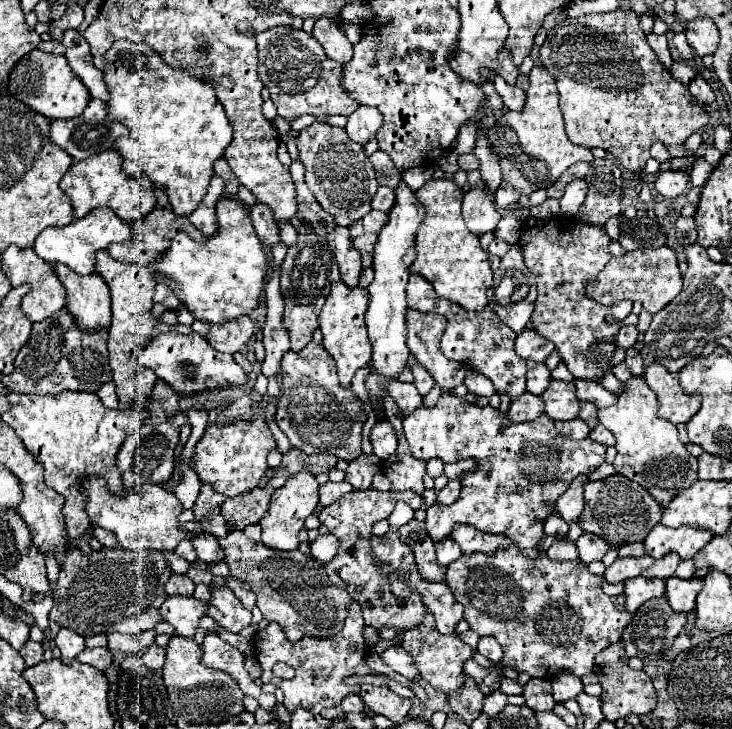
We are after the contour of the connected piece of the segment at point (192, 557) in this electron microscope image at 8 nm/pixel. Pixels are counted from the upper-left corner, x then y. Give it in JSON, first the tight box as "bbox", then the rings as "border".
{"bbox":[174,539,198,563],"border":[[[188,539],[180,541],[180,545],[174,549],[174,553],[176,553],[178,557],[182,557],[182,559],[190,561],[190,563],[194,563],[194,561],[198,559],[198,557],[196,557],[196,551],[194,551],[194,547],[192,547],[192,543],[190,543]]]}

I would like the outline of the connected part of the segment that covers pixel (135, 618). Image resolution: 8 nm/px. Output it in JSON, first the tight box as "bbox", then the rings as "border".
{"bbox":[50,549,172,637],"border":[[[70,549],[58,581],[52,583],[54,609],[50,619],[84,637],[110,631],[136,635],[140,631],[154,629],[154,625],[162,621],[158,609],[168,597],[164,585],[170,571],[172,569],[166,565],[164,555],[158,551],[132,553],[124,549],[102,549],[92,551],[86,557],[80,555],[78,549]]]}

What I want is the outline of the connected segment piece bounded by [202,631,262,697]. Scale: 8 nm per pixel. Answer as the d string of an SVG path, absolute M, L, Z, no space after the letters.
M208 631L206 637L204 637L202 663L212 667L212 669L226 671L240 685L240 691L244 695L250 695L250 697L260 697L262 695L260 687L252 681L252 677L244 669L244 655L236 647L232 647L230 643L222 641L212 631Z

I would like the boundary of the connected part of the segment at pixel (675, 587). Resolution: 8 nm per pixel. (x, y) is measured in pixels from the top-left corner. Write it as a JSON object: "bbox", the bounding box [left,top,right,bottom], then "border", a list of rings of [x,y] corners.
{"bbox":[664,577,702,611],"border":[[[670,577],[666,579],[666,593],[664,597],[668,599],[670,607],[674,611],[692,611],[694,609],[694,601],[698,591],[702,589],[702,579],[700,577],[692,577],[692,579],[680,579],[680,577]]]}

